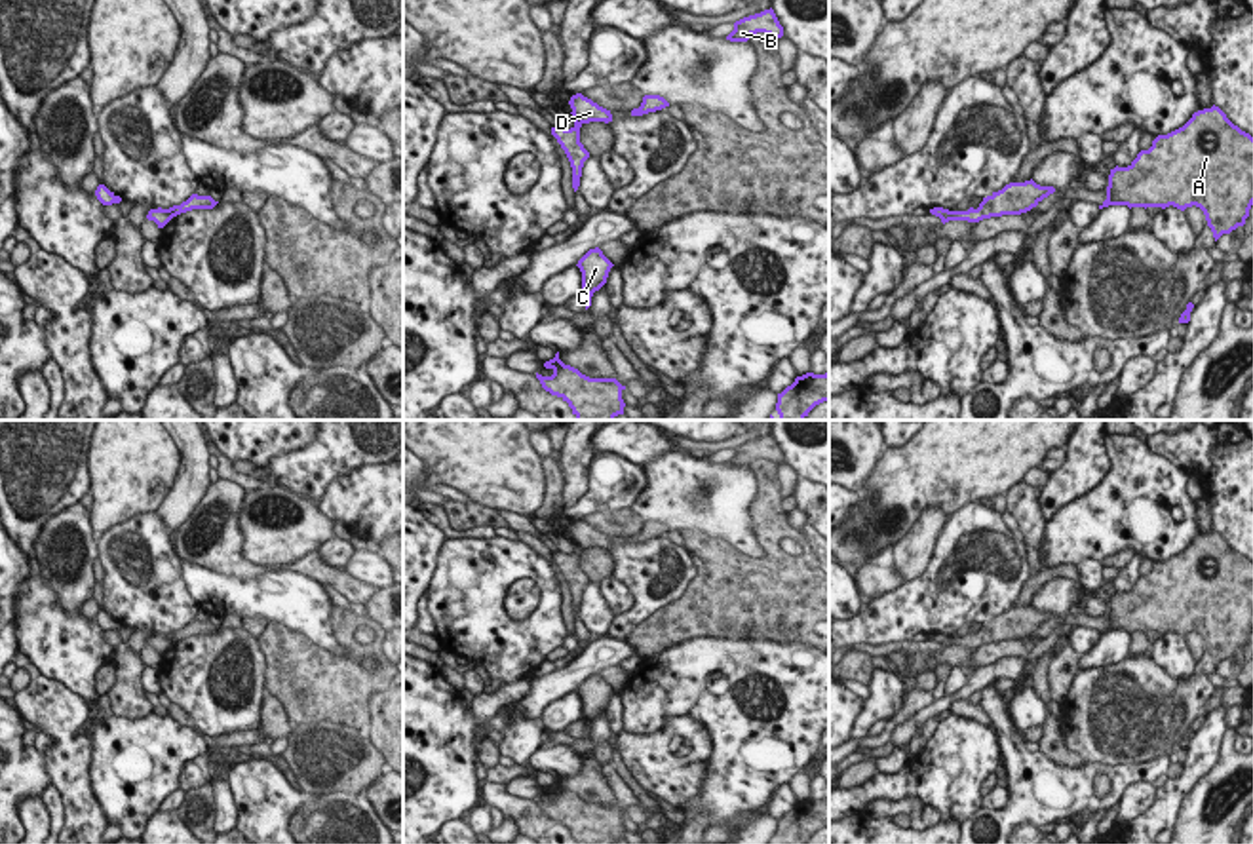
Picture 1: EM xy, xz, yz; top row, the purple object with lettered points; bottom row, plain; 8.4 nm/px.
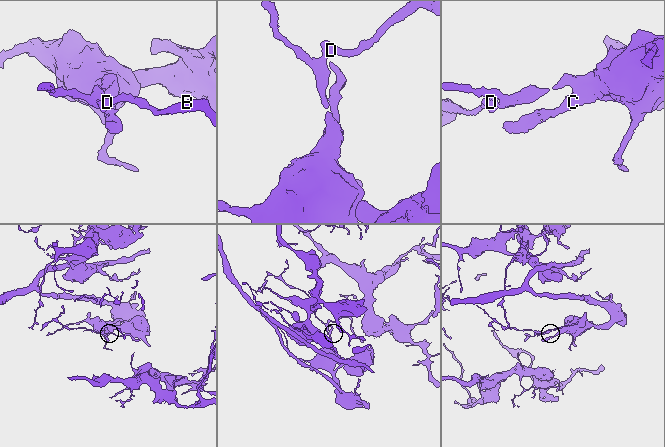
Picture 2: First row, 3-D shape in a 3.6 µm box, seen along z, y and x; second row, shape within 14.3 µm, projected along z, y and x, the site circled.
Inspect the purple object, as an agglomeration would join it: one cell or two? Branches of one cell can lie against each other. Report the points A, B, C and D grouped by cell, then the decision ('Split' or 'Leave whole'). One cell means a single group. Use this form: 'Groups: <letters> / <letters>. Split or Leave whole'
Groups: A B C D. Leave whole.

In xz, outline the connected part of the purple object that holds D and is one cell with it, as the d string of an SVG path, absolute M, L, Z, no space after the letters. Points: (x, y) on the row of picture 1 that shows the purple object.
M576 93L569 101L572 108L574 125L570 129L565 127L551 127L551 135L557 139L561 148L565 150L570 167L572 167L572 188L574 192L580 186L582 167L584 162L589 158L589 152L580 143L580 127L589 122L612 122L610 110L599 106L591 99L584 97L582 93Z

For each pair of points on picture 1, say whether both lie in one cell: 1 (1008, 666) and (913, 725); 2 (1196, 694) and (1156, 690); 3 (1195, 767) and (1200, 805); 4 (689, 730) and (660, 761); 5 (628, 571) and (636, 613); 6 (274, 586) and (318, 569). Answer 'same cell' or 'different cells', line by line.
1: same cell
2: same cell
3: different cells
4: same cell
5: same cell
6: different cells

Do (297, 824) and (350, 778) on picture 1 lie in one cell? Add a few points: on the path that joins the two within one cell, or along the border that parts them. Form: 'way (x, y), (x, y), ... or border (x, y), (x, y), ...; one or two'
border (299, 791), (314, 795), (337, 791), (364, 793); two

